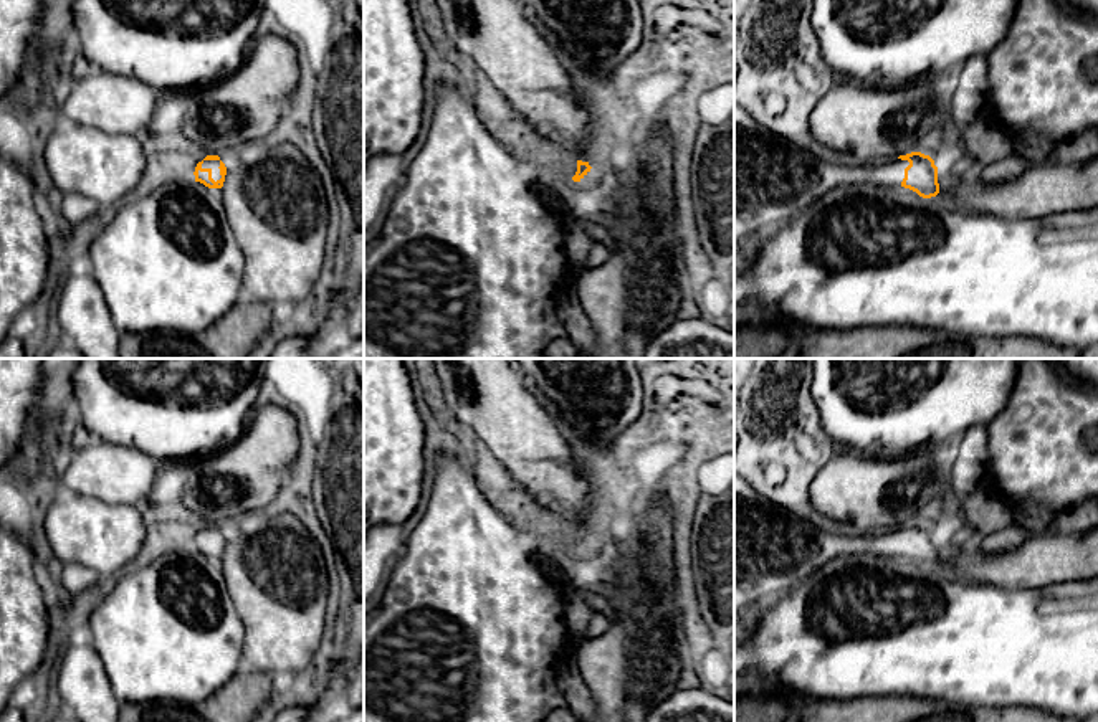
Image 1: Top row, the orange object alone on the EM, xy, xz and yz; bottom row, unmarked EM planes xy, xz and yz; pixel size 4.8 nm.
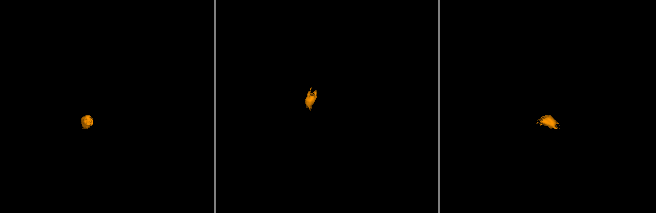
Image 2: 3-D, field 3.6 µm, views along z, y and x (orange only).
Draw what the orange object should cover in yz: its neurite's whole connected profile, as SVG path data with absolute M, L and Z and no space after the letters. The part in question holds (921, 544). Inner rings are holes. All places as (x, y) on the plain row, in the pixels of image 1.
M734 473L734 620L789 591L838 555L901 555L923 568L939 563L938 537L911 522L878 535L820 530L779 509Z

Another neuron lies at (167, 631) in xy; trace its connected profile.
M200 552L189 557L165 553L142 568L121 573L114 588L91 613L93 648L121 704L172 701L197 704L223 687L243 661L243 623L227 590L220 558Z

